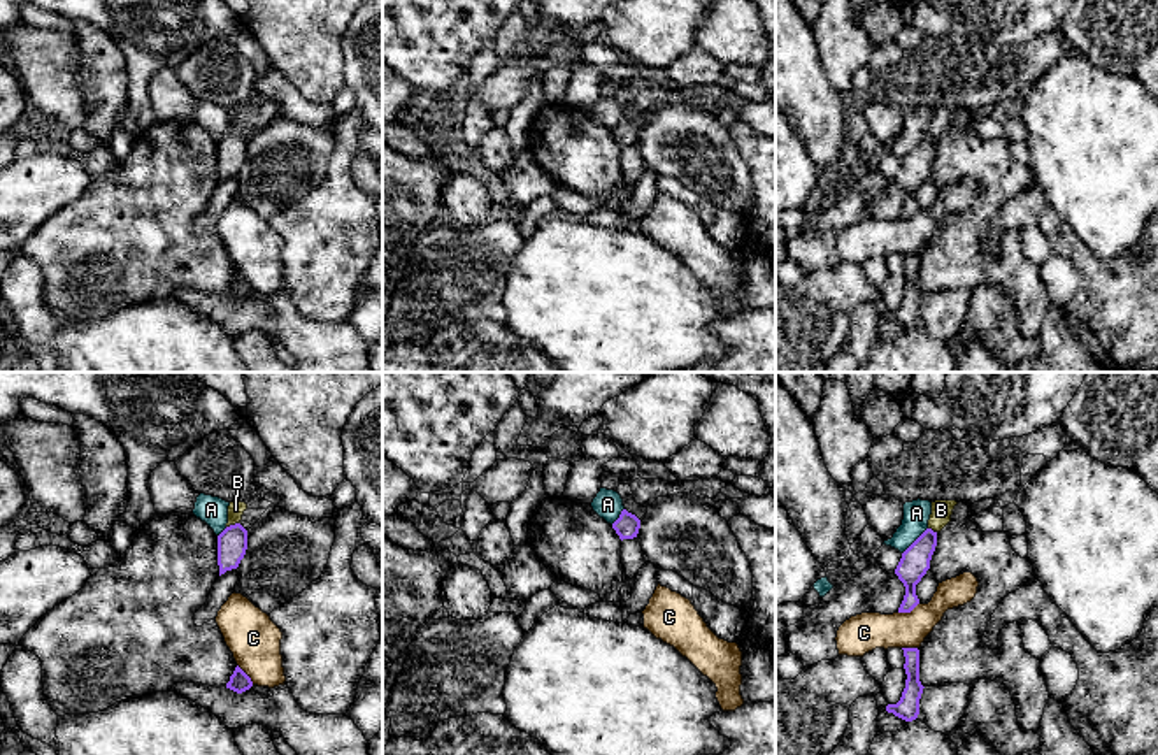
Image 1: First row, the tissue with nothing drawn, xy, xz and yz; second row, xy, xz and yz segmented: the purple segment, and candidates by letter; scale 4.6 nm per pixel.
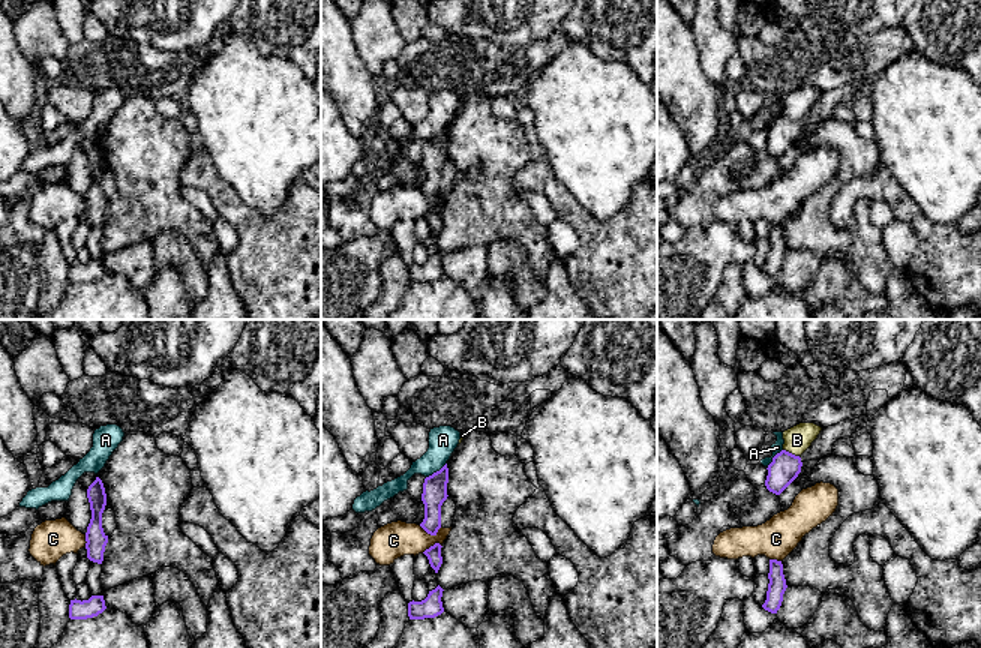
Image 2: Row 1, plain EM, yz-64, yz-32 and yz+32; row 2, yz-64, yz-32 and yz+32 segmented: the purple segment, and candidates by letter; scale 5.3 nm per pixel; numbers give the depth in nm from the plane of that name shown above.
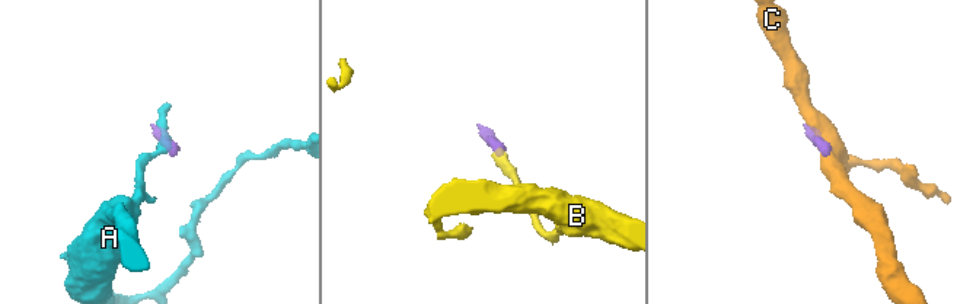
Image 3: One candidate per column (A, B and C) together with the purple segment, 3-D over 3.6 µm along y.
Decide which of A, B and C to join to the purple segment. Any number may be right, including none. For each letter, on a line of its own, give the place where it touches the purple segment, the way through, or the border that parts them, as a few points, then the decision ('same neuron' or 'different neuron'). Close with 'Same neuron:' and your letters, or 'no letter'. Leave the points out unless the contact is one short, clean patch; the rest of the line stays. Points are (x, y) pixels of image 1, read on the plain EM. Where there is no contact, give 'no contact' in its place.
A: meets purple in yz at (914, 148); border along yz (927, 134), (902, 160); different neuron
B: meets purple in xy at (232, 132); runs through xy (232, 150), (232, 132), (235, 116); same neuron
C: meets purple in yz at (907, 218); border along yz (918, 209), (909, 218), (899, 220); different neuron
Same neuron: B

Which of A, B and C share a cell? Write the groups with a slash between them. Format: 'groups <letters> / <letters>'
groups A / B / C

